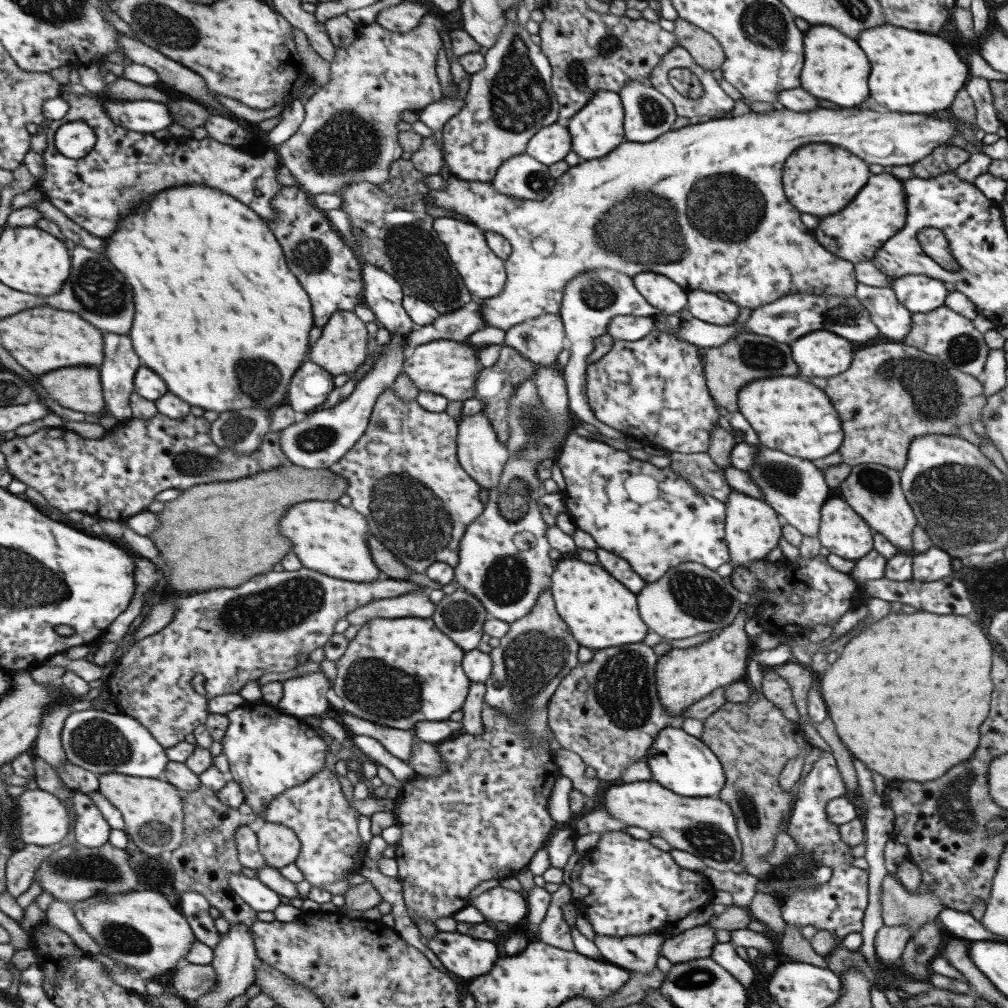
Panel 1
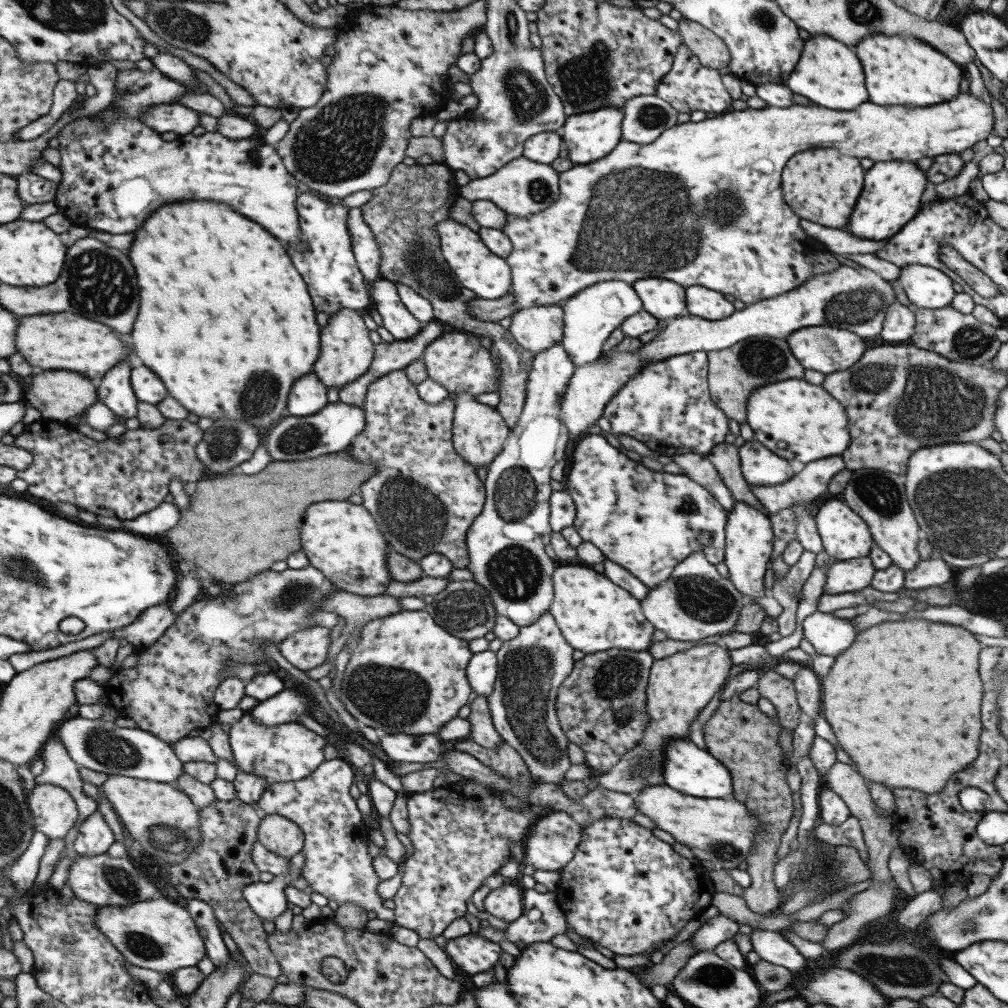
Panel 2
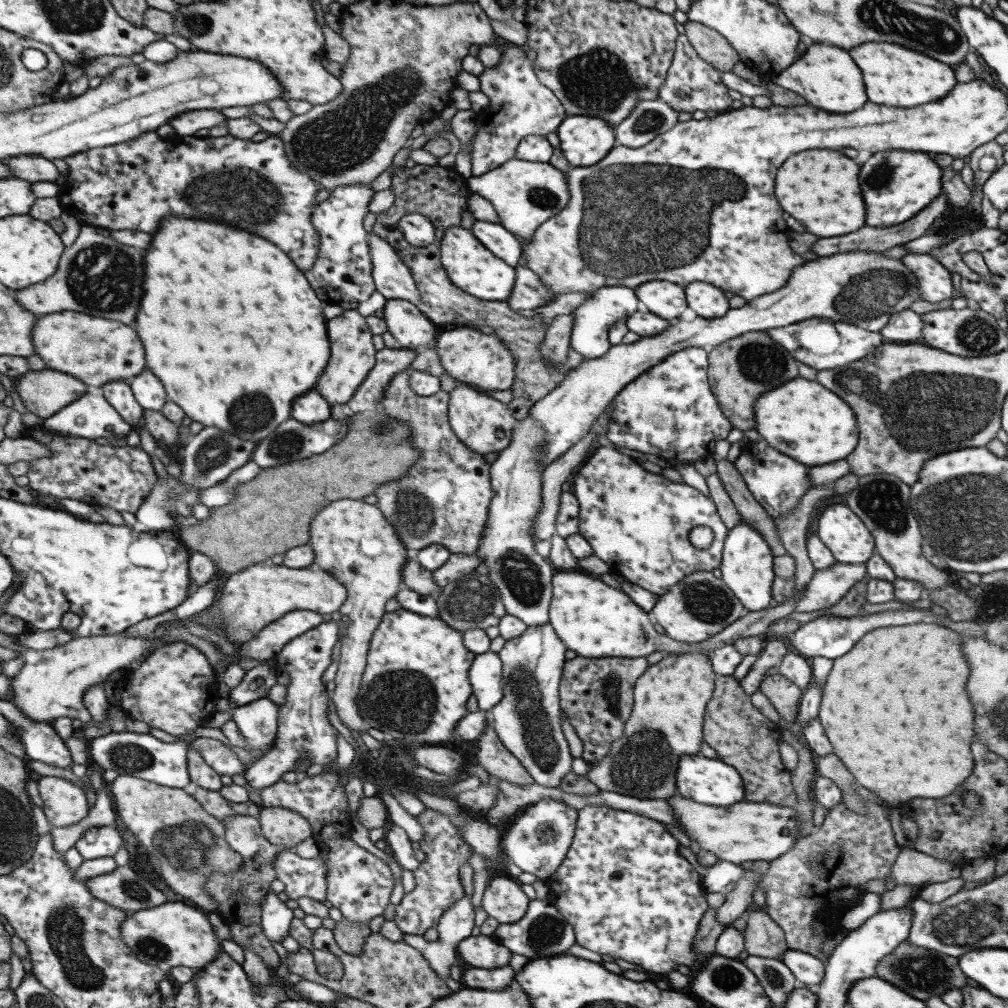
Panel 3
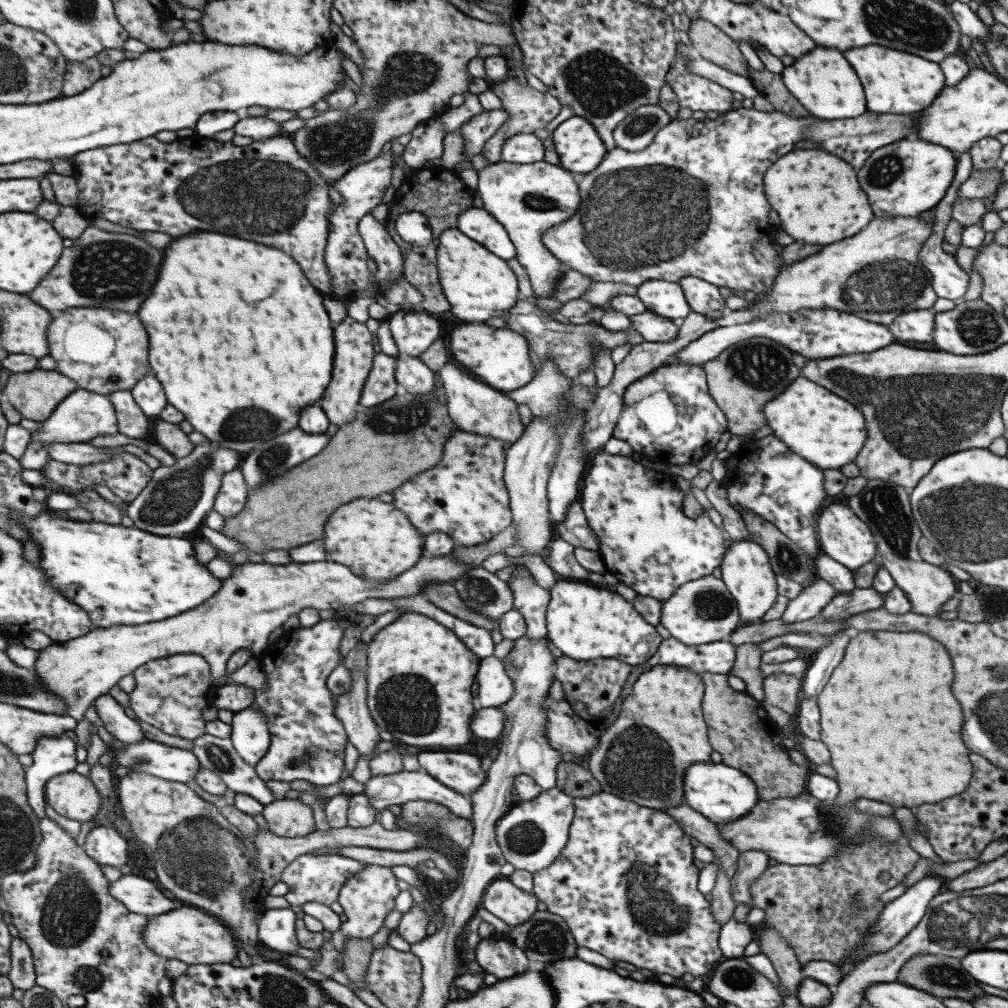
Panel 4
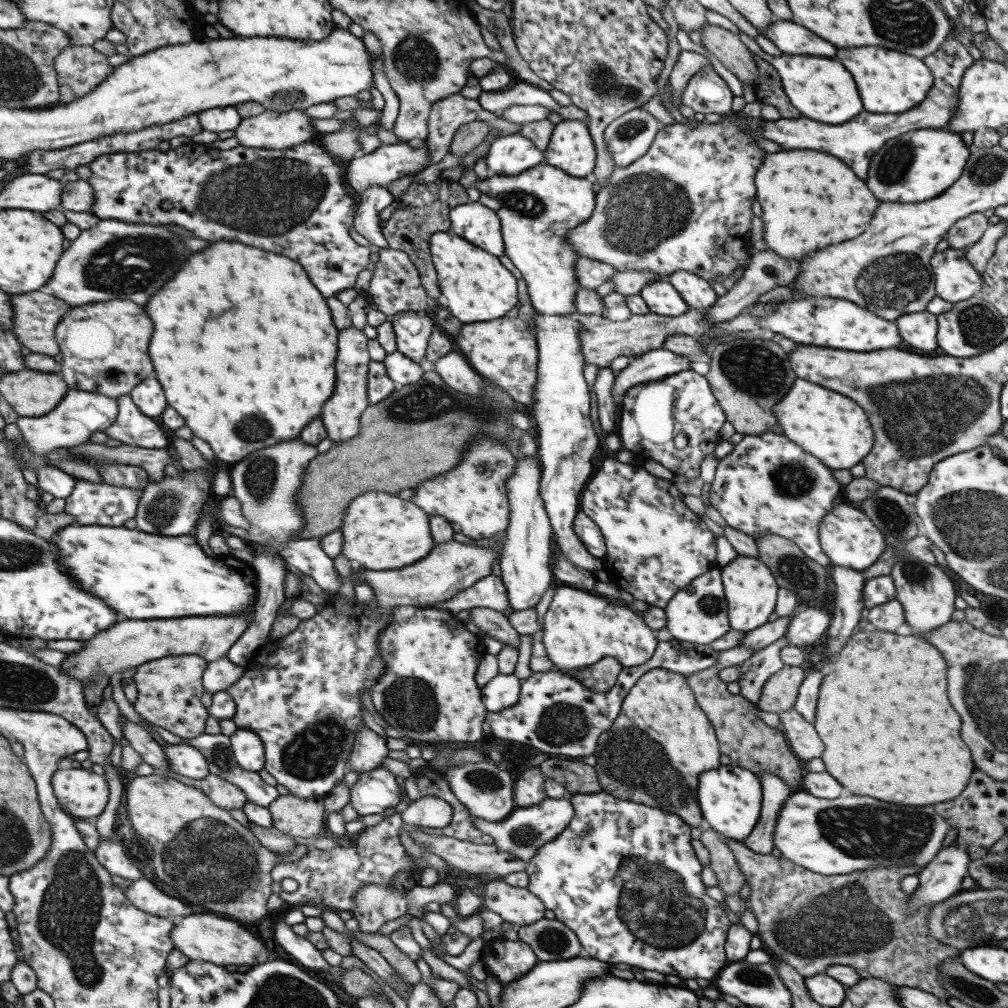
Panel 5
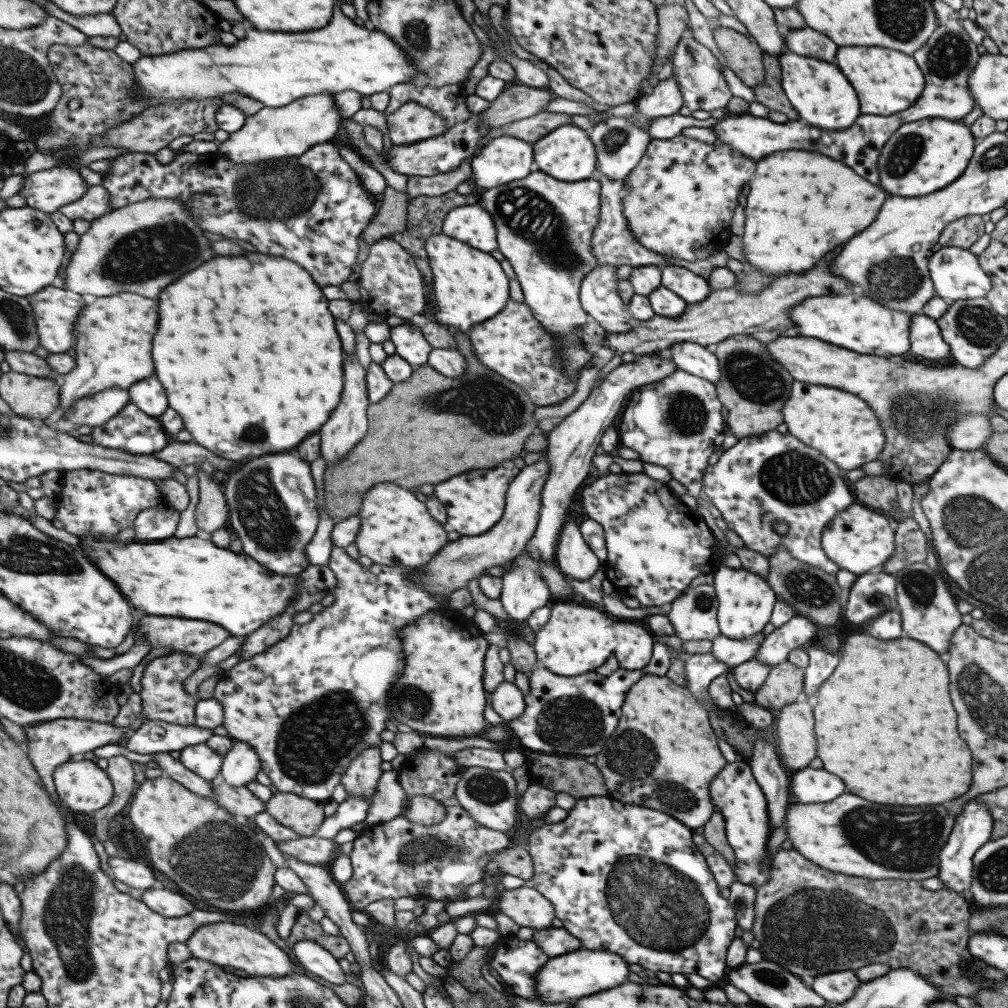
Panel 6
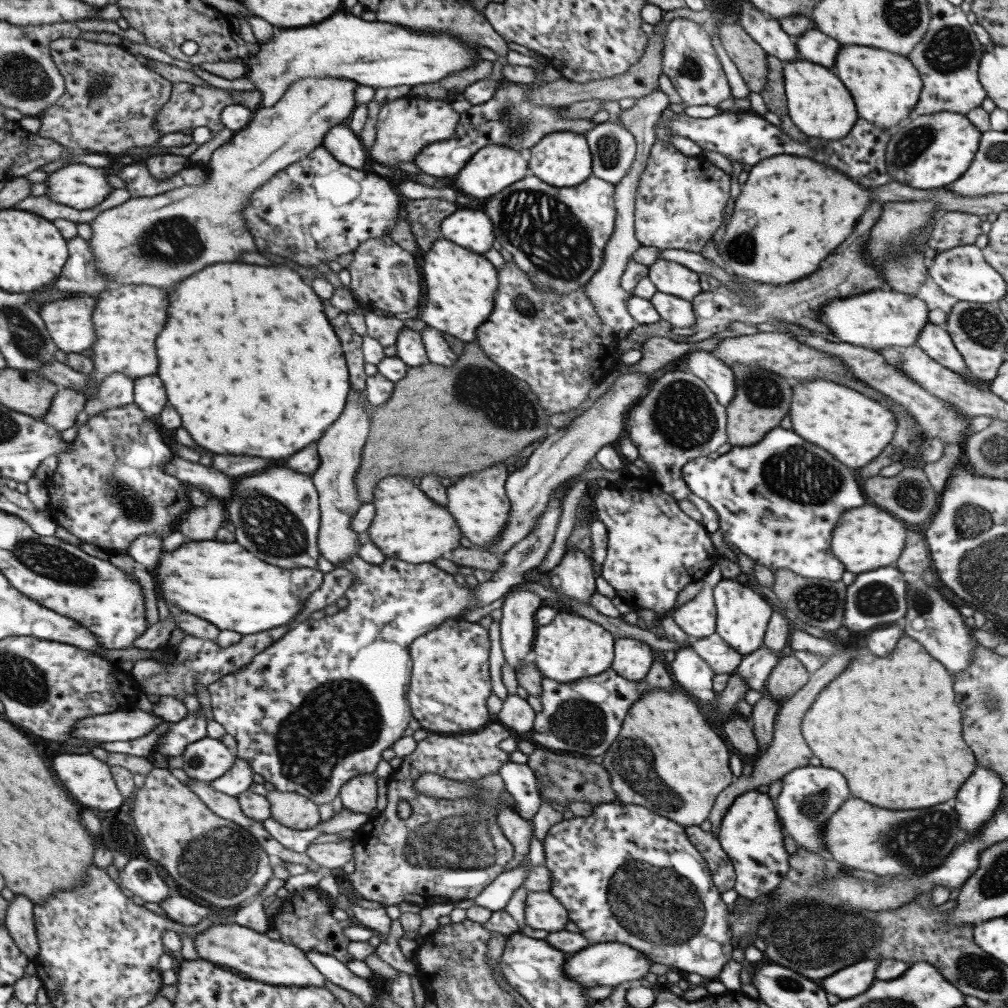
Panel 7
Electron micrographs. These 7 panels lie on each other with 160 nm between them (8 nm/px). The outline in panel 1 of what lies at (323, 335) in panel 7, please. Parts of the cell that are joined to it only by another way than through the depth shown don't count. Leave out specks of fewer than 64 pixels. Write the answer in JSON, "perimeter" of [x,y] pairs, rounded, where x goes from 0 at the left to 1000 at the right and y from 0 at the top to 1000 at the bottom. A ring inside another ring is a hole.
{"perimeter":[[[199,183],[188,185],[176,185],[176,187],[164,187],[160,190],[150,191],[154,200],[142,198],[142,202],[122,214],[122,218],[116,220],[112,232],[106,236],[102,244],[102,252],[110,260],[118,272],[130,282],[132,286],[132,319],[128,333],[132,350],[137,354],[139,362],[149,365],[162,377],[165,387],[183,397],[188,403],[195,403],[202,408],[238,408],[240,405],[264,405],[268,409],[283,398],[286,382],[292,373],[294,365],[297,365],[303,356],[305,343],[307,343],[307,329],[311,324],[309,316],[308,298],[305,291],[299,286],[297,279],[287,270],[282,257],[282,251],[272,232],[268,229],[262,218],[253,212],[245,203],[239,202],[225,191],[207,187]],[[124,218],[134,218],[136,222],[122,224]],[[307,325],[307,327],[305,327]]]}

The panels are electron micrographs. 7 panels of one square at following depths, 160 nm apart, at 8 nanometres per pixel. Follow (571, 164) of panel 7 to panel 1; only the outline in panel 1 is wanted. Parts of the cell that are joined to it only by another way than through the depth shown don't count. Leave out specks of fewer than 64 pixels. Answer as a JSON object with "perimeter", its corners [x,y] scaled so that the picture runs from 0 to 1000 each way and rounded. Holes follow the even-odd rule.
{"perimeter":[[[603,89],[590,90],[569,115],[560,121],[566,136],[566,149],[578,160],[600,155],[619,139],[617,120],[617,103],[613,93]]]}

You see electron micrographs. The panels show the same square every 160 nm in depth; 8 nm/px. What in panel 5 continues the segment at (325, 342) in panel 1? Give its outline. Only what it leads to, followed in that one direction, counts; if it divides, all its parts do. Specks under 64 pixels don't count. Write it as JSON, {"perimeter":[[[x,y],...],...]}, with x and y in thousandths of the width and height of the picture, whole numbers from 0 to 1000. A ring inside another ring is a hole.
{"perimeter":[[[342,325],[335,329],[334,349],[331,361],[332,380],[330,391],[318,402],[318,419],[322,423],[324,435],[330,440],[346,437],[356,427],[356,413],[363,404],[363,371],[368,359],[364,351],[364,335],[354,325]]]}

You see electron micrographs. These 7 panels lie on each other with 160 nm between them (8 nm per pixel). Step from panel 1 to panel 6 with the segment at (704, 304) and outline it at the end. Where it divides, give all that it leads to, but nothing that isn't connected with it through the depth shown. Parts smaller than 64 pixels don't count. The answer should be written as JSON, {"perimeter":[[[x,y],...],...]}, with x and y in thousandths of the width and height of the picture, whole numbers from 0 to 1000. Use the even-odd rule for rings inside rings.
{"perimeter":[[[663,263],[655,269],[655,283],[663,286],[681,301],[695,300],[704,291],[701,278],[679,265]]]}

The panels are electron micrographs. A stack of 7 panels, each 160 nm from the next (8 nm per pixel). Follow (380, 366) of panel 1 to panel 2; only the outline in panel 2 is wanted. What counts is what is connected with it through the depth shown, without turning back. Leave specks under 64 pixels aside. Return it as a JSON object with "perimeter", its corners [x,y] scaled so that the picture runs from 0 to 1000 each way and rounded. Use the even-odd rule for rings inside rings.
{"perimeter":[[[334,398],[324,400],[316,409],[307,413],[281,412],[267,426],[263,446],[270,457],[295,457],[328,451],[346,445],[350,438],[361,424],[359,404]]]}

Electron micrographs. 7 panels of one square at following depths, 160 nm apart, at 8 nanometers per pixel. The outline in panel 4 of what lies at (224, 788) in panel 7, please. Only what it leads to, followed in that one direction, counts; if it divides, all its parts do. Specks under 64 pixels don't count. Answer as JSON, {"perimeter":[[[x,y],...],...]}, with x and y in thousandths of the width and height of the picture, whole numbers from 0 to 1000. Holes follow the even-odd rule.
{"perimeter":[[[253,701],[237,703],[230,708],[228,733],[234,747],[249,760],[264,748],[268,732],[261,705]]]}

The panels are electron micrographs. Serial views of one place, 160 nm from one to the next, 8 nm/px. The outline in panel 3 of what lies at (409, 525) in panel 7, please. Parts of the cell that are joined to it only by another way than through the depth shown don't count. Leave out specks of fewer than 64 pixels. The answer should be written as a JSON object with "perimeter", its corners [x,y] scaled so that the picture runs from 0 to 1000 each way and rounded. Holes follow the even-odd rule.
{"perimeter":[[[332,496],[318,504],[309,516],[307,542],[312,550],[311,558],[343,583],[343,595],[336,607],[346,619],[336,641],[328,694],[341,720],[352,726],[362,726],[364,721],[354,706],[352,693],[369,627],[382,608],[380,601],[399,583],[398,564],[404,557],[403,544],[388,521],[380,516],[378,508],[370,500],[358,496]]]}

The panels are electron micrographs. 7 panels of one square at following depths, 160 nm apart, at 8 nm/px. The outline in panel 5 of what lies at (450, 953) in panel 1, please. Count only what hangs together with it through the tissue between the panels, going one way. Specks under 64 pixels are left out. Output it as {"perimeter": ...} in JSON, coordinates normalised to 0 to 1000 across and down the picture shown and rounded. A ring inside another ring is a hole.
{"perimeter":[[[499,931],[480,935],[475,950],[483,965],[497,976],[519,968],[534,954],[523,937]]]}

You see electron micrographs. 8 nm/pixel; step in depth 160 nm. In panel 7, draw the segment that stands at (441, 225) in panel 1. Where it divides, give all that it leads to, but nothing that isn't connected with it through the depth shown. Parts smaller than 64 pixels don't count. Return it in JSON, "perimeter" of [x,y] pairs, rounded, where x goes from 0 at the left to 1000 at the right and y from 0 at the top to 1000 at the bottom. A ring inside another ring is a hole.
{"perimeter":[[[436,235],[421,250],[418,270],[422,300],[411,313],[432,328],[455,335],[460,341],[469,340],[471,327],[487,313],[494,285],[492,266],[479,253]]]}

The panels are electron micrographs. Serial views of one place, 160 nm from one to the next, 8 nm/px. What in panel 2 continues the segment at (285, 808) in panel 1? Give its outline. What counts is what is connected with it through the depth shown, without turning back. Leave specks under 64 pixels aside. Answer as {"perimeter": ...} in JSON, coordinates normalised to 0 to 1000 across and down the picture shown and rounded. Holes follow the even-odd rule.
{"perimeter":[[[335,752],[321,754],[299,774],[267,778],[253,796],[253,803],[258,811],[276,809],[299,822],[302,835],[298,846],[303,854],[299,870],[305,874],[309,884],[330,893],[335,899],[342,896],[356,898],[363,905],[372,905],[372,911],[390,917],[390,904],[378,898],[380,892],[372,884],[378,872],[372,868],[369,851],[363,843],[366,822],[359,815],[353,794],[345,787],[346,780],[354,771],[346,757]]]}

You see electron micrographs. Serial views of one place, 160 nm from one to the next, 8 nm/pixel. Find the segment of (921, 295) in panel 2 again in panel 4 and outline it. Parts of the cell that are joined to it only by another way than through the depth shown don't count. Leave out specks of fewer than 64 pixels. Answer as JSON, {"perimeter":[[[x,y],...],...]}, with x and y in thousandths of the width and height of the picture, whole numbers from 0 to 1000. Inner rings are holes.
{"perimeter":[[[954,151],[950,156],[950,161],[947,163],[945,179],[943,179],[941,187],[938,188],[938,194],[936,194],[936,196],[934,196],[934,198],[932,198],[928,204],[925,227],[923,228],[922,234],[916,239],[916,242],[911,248],[911,259],[914,261],[917,268],[924,273],[925,289],[929,292],[929,296],[937,296],[948,300],[953,298],[955,291],[959,286],[960,274],[947,260],[947,254],[945,252],[937,250],[934,247],[934,241],[938,224],[939,224],[939,220],[941,220],[943,216],[943,205],[948,196],[951,184],[953,184],[953,182],[955,182],[961,176],[963,169],[964,163],[961,152]]]}

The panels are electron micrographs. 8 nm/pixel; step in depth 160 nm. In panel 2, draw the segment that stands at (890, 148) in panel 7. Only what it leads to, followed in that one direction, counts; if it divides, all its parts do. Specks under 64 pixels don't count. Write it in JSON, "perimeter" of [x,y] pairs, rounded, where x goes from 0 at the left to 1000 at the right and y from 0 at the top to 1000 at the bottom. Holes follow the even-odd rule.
{"perimeter":[[[879,159],[878,161],[870,161],[866,163],[860,171],[858,171],[858,179],[856,179],[856,190],[852,192],[852,198],[848,200],[848,206],[840,218],[838,228],[858,238],[877,238],[887,233],[905,214],[911,209],[914,204],[914,199],[920,192],[924,183],[919,179],[917,170],[912,169],[906,161]]]}

